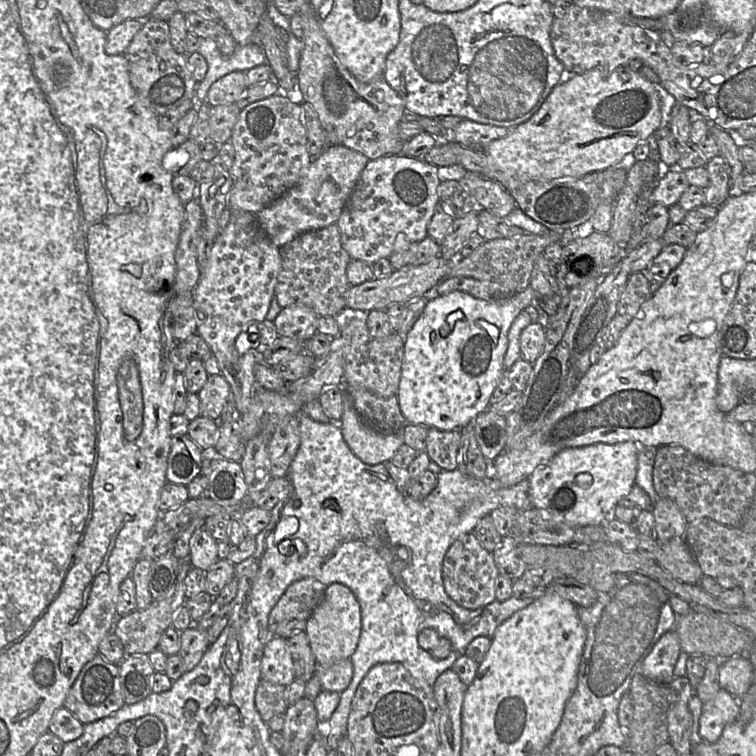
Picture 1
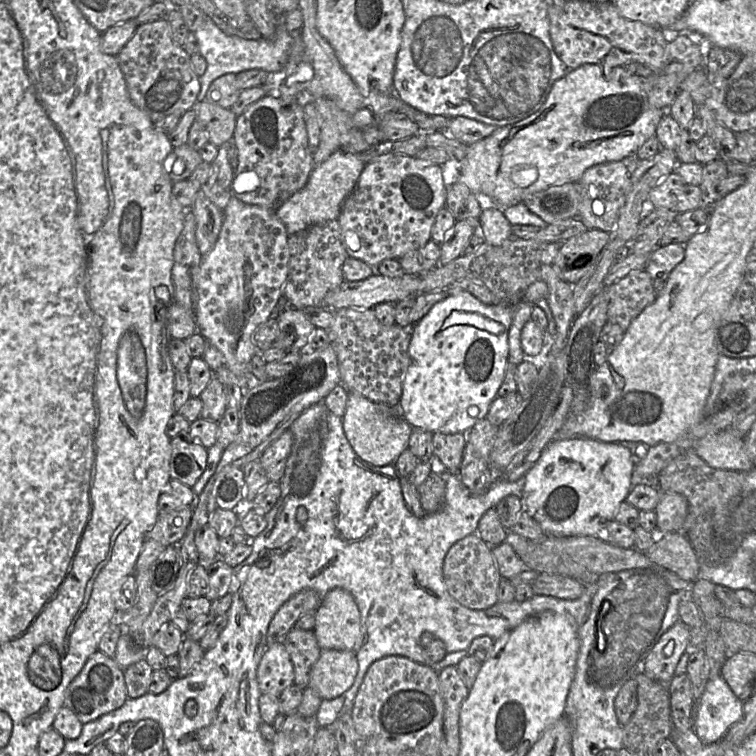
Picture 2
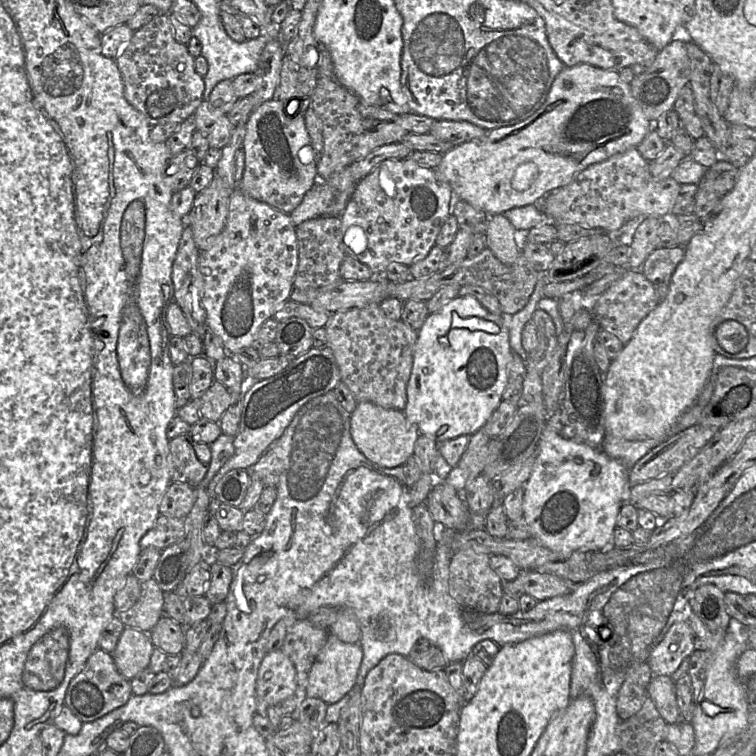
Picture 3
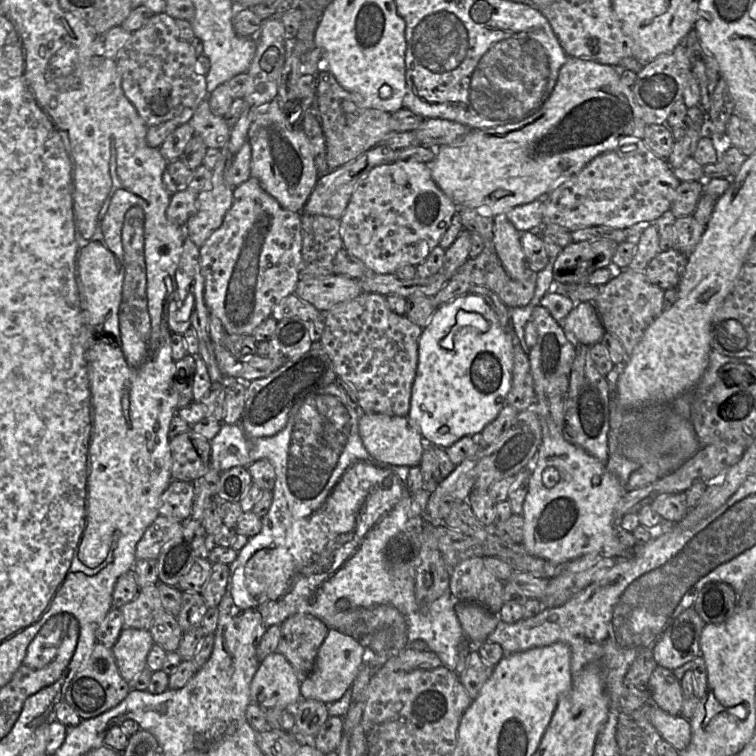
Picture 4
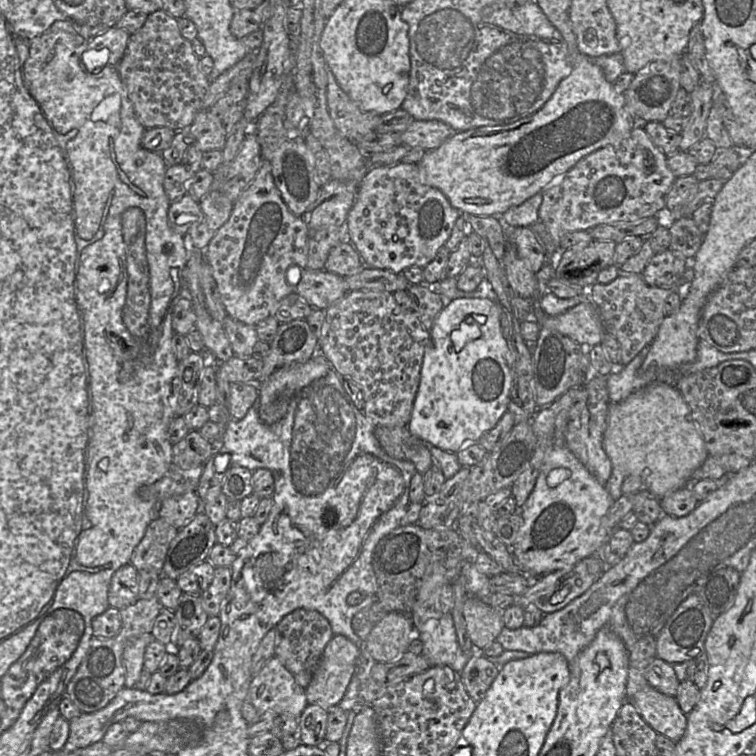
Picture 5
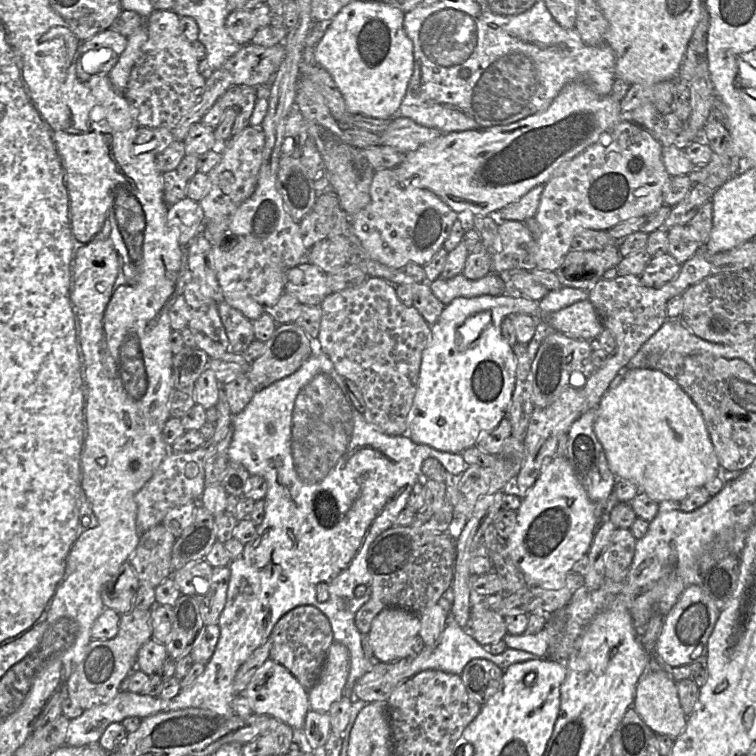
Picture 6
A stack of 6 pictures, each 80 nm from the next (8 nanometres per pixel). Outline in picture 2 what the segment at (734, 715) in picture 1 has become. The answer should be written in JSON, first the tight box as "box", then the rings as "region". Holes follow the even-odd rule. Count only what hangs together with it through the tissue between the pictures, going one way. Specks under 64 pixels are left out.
{"box":[695,675,744,744],"region":[[[721,675],[709,679],[700,699],[695,732],[705,744],[712,744],[723,739],[728,730],[743,717],[744,701],[741,701],[731,690]]]}

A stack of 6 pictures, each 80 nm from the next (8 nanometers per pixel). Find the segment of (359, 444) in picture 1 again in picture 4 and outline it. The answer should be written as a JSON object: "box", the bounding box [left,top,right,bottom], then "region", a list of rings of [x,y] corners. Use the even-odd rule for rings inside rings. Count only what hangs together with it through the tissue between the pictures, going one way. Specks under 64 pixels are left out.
{"box":[358,413,433,467],"region":[[[361,413],[359,417],[359,422],[358,422],[358,429],[359,429],[359,435],[362,439],[362,442],[368,451],[368,453],[377,461],[384,463],[384,464],[389,464],[393,466],[408,466],[408,467],[413,467],[413,466],[420,466],[421,458],[422,458],[422,453],[427,444],[433,445],[427,441],[424,441],[423,437],[416,432],[409,424],[408,417],[405,416],[389,416],[385,414],[365,414]]]}

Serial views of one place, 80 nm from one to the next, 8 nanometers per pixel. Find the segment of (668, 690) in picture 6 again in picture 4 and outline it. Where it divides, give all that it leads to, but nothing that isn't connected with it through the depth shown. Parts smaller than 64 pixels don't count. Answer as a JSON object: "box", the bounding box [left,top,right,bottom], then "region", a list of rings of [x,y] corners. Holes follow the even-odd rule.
{"box":[649,703,691,751],"region":[[[649,703],[649,718],[662,739],[680,751],[685,750],[691,741],[690,721],[682,715],[670,715],[657,705]]]}

